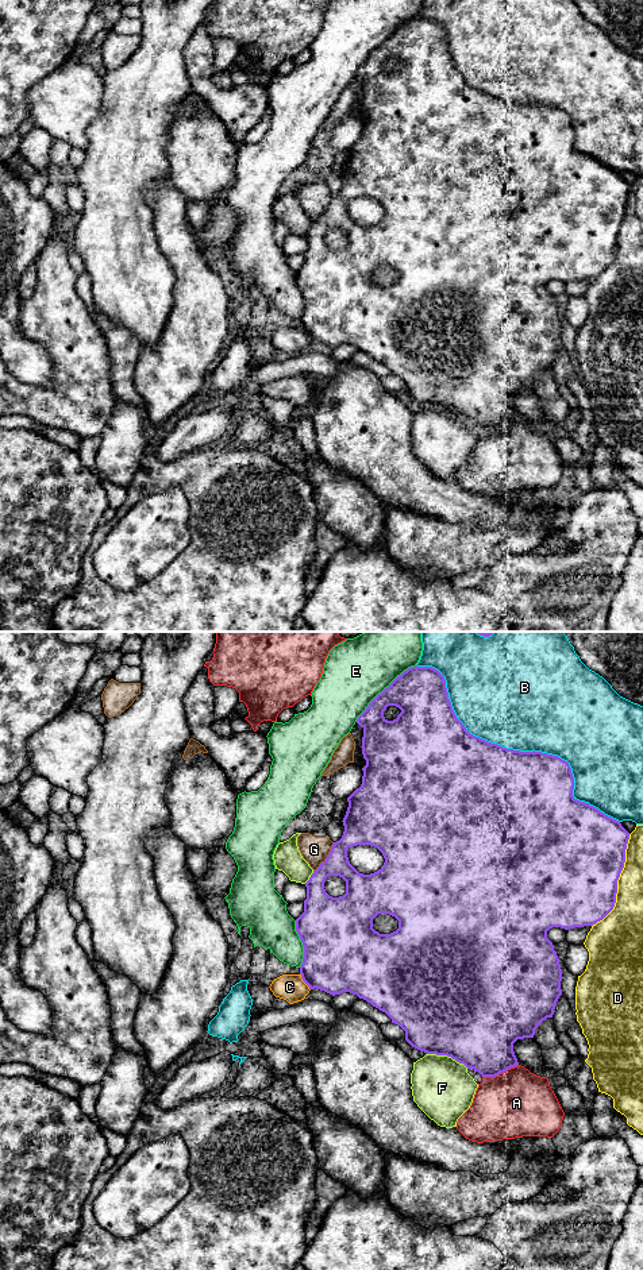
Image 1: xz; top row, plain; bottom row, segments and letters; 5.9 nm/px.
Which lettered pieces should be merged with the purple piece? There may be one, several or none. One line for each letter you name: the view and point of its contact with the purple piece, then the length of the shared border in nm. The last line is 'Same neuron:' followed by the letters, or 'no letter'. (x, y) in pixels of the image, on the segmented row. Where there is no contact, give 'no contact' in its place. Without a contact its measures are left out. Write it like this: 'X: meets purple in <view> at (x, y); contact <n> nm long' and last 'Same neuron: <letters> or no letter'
C: meets purple in xz at (304, 981); contact 120 nm long
Same neuron: C

